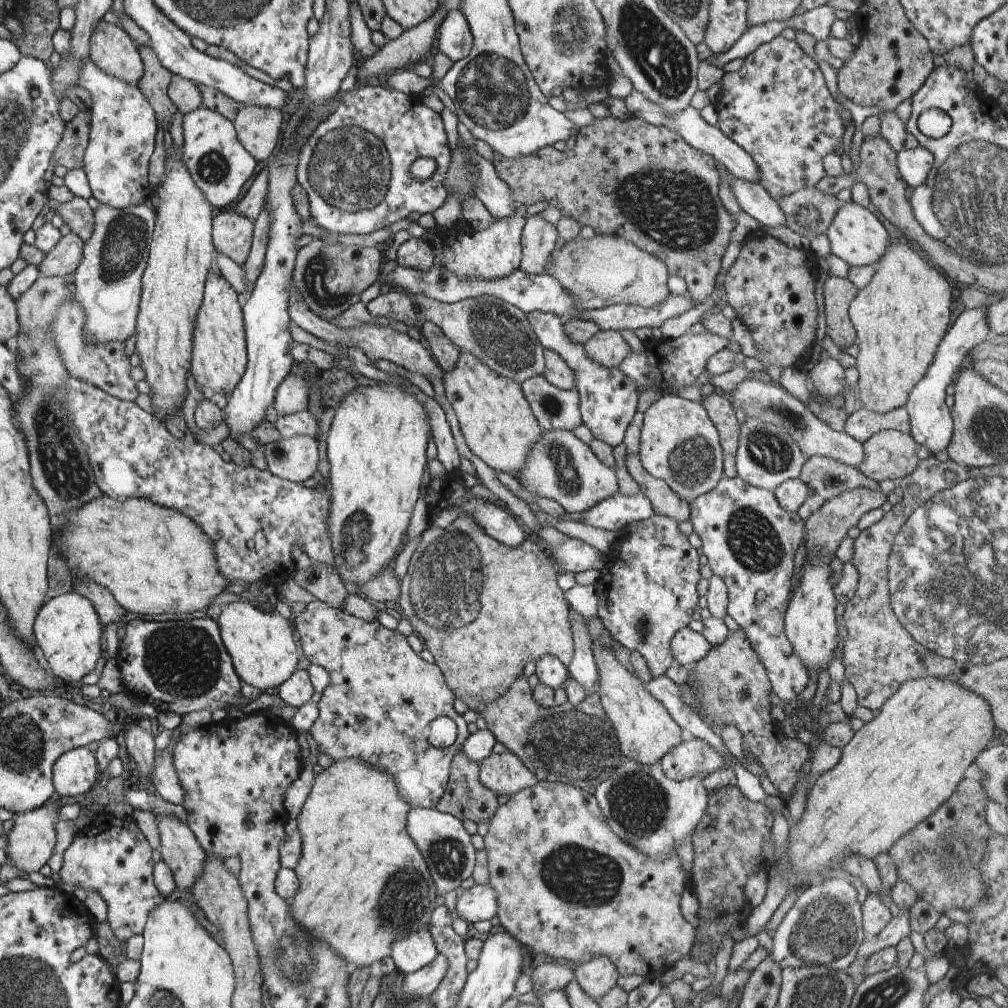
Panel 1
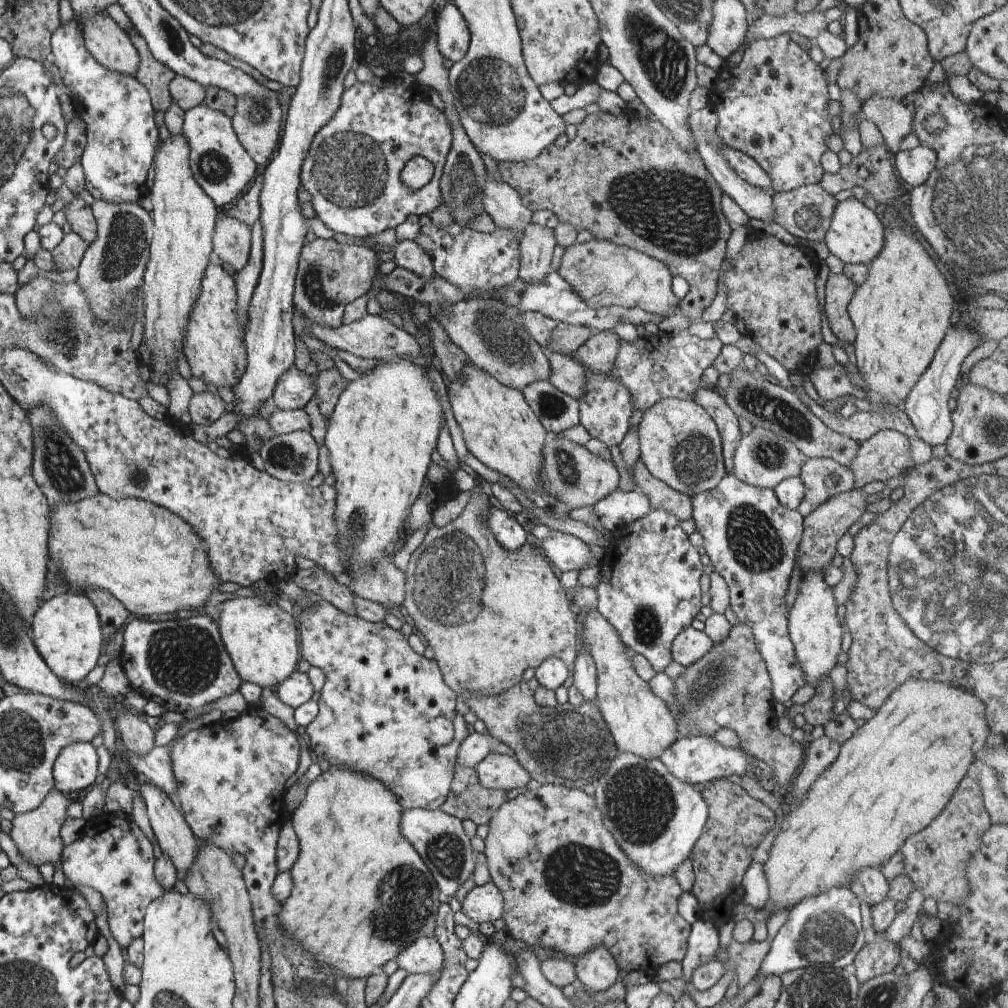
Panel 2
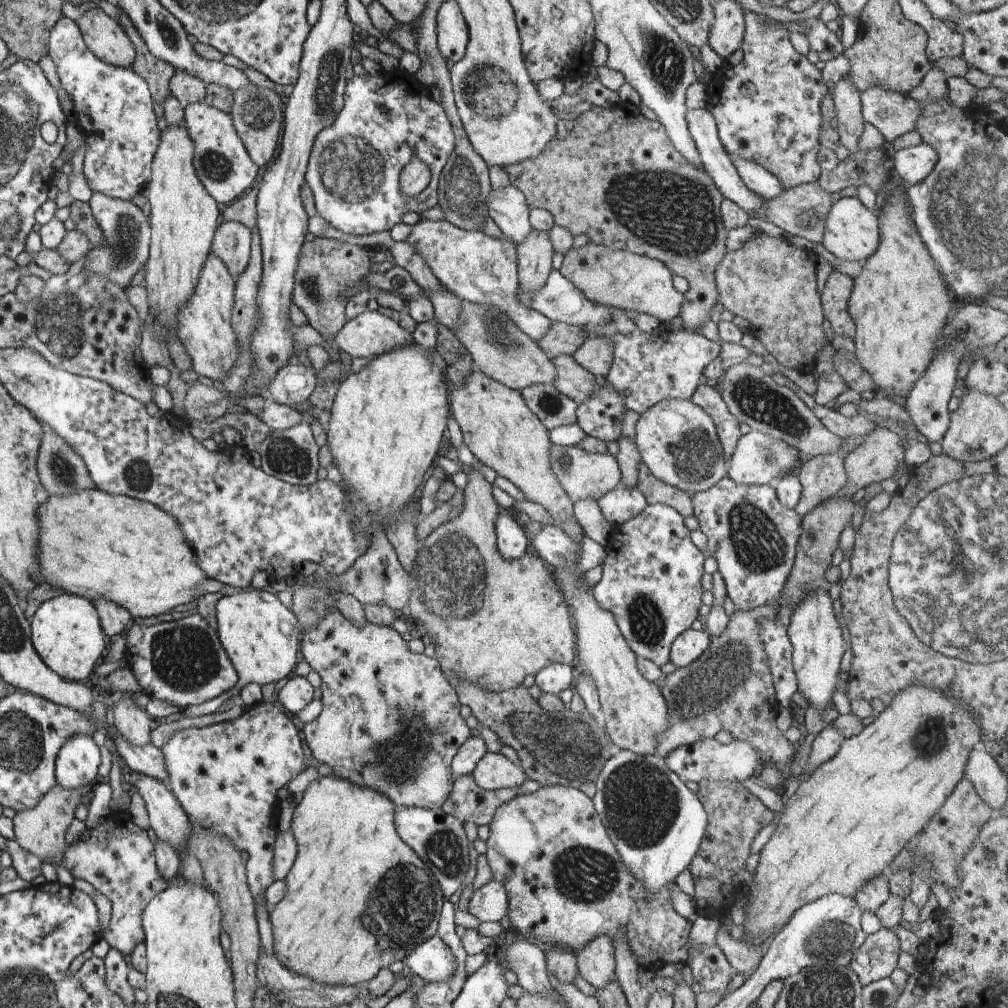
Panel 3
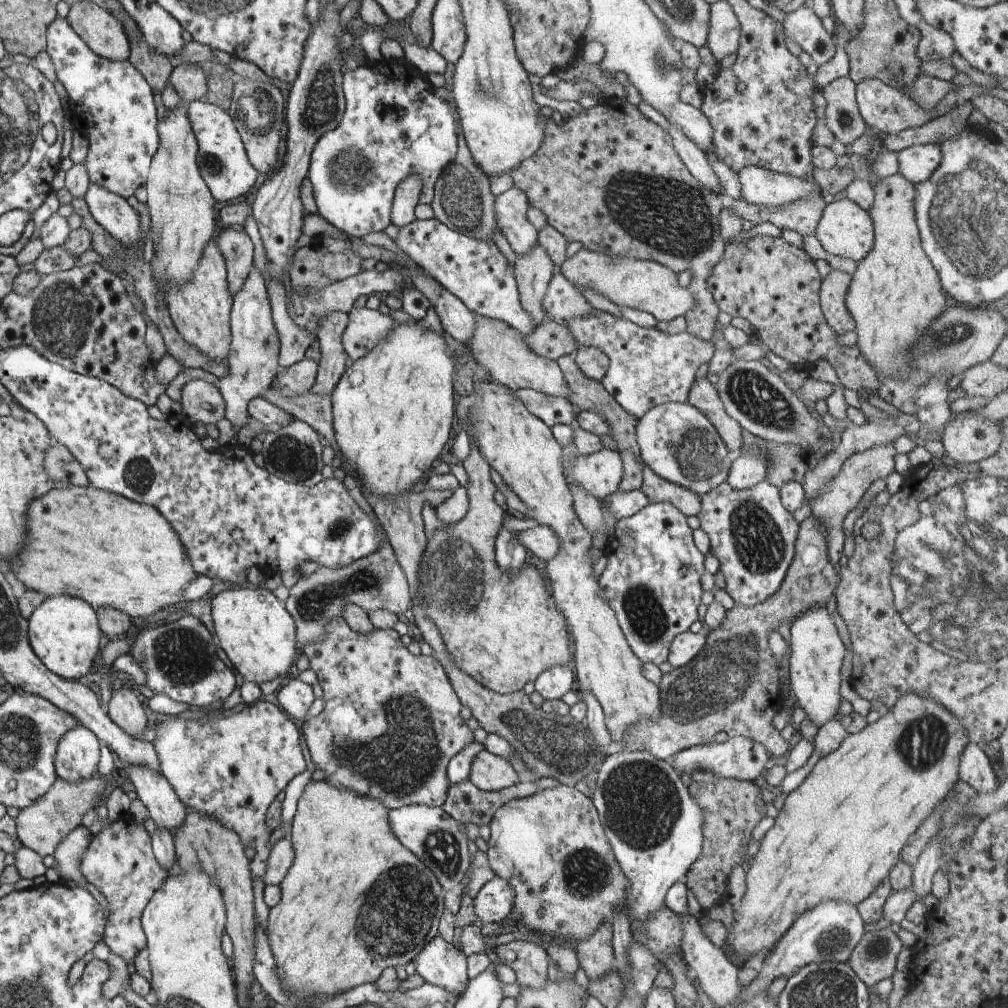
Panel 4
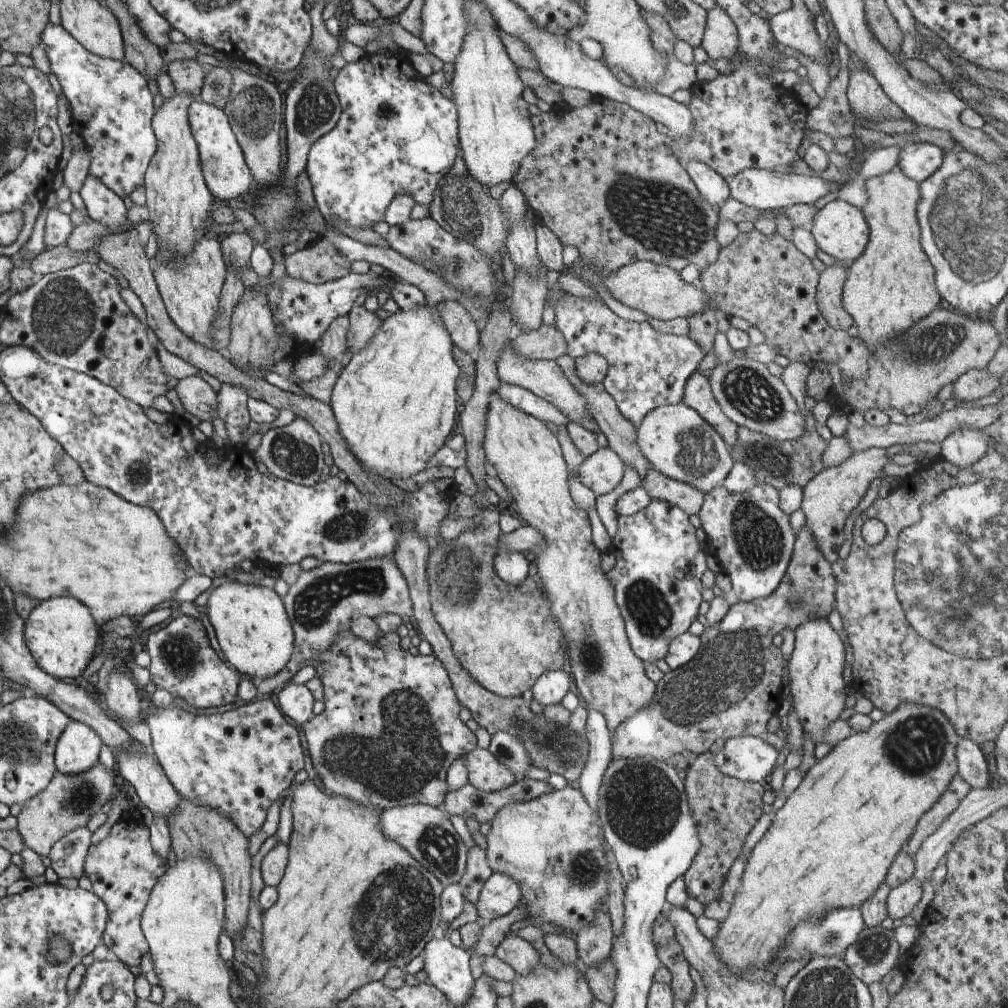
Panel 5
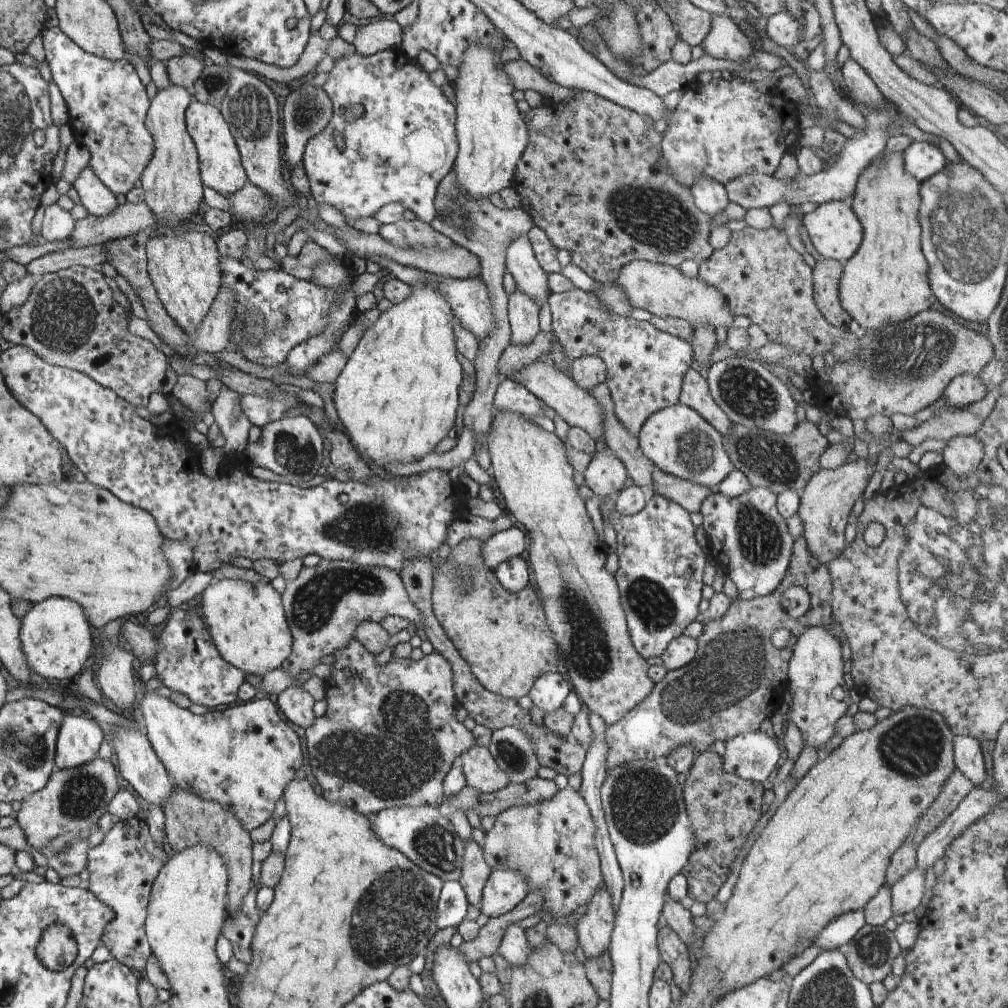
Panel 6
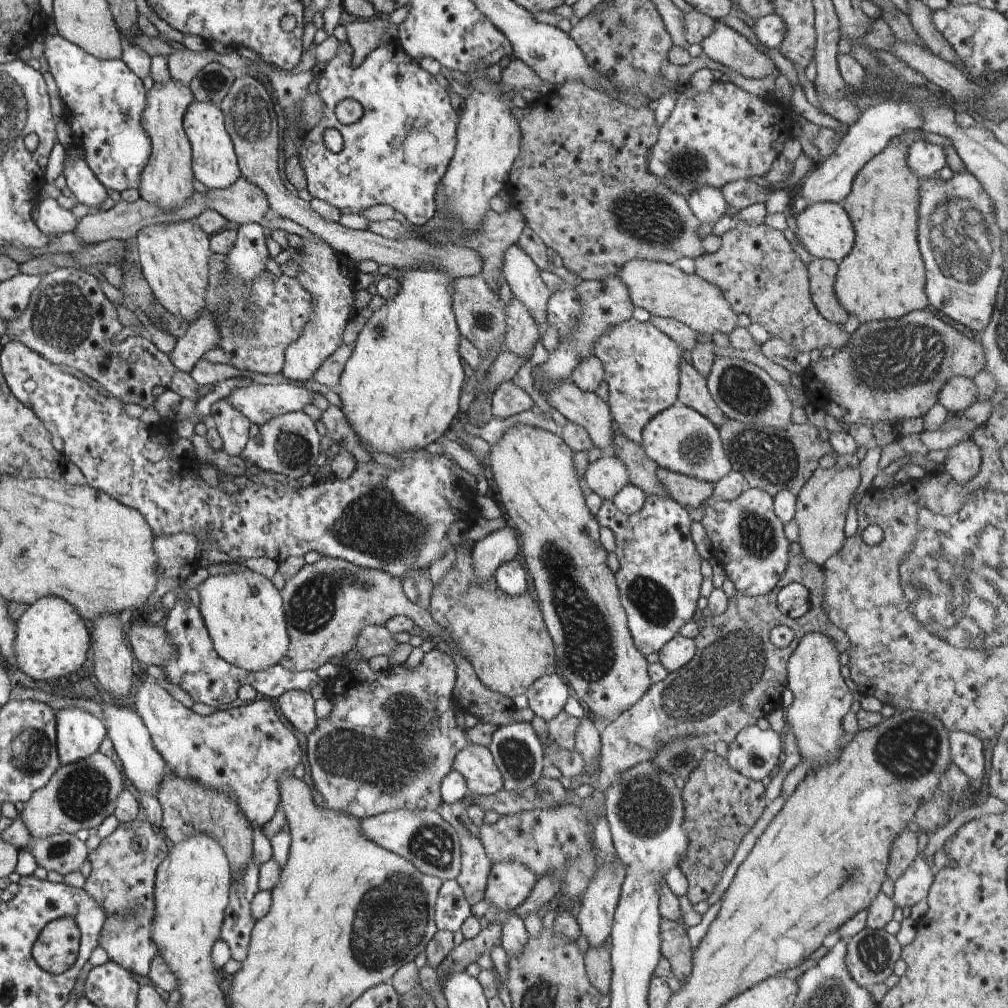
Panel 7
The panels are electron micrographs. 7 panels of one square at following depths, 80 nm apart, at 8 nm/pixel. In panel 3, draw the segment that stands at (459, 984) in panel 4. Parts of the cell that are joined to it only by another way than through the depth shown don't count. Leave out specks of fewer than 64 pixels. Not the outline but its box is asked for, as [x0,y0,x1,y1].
[404,934,455,982]

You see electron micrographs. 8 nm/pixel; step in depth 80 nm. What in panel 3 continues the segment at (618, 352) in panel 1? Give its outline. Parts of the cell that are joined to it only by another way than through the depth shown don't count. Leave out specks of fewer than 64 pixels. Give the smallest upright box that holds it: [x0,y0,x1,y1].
[573,336,613,380]

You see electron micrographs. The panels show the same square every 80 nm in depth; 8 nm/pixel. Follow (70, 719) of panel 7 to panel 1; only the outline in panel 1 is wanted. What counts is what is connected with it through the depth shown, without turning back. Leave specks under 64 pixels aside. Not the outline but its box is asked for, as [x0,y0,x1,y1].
[55,747,98,798]

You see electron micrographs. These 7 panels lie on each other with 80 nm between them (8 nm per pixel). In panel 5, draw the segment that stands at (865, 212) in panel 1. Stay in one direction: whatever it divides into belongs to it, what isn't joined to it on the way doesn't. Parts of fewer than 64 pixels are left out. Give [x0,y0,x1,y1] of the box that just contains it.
[810,199,869,263]

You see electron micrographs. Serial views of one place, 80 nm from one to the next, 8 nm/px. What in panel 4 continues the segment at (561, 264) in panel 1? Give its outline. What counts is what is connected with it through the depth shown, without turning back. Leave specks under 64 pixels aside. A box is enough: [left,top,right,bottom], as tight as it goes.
[560,247,695,323]

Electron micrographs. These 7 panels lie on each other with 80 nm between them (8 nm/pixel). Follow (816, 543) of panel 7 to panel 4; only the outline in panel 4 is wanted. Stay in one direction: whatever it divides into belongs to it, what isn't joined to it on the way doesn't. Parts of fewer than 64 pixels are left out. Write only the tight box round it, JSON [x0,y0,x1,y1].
[811,441,896,568]

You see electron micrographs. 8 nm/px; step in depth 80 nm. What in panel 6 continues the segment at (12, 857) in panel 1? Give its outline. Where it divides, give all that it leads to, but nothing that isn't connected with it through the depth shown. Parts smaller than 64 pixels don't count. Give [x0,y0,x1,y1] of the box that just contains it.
[17,756,118,852]

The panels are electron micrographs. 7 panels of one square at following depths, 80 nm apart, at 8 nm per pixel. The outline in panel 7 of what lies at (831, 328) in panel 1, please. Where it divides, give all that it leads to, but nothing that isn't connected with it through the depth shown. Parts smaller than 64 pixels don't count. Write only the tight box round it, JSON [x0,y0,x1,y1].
[807,259,849,327]

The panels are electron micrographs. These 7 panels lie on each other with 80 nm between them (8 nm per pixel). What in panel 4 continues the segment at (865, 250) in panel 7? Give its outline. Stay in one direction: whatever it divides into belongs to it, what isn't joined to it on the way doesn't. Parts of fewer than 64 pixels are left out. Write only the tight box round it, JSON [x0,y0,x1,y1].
[845,172,946,379]

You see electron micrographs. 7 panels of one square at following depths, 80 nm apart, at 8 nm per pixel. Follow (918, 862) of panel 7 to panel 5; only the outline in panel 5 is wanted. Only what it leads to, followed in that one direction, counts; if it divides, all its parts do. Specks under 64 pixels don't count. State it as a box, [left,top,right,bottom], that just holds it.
[887,879,922,920]

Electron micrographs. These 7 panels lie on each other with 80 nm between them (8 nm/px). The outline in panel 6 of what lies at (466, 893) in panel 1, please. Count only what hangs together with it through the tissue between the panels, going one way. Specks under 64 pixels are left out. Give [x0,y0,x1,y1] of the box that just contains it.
[478,870,528,917]

